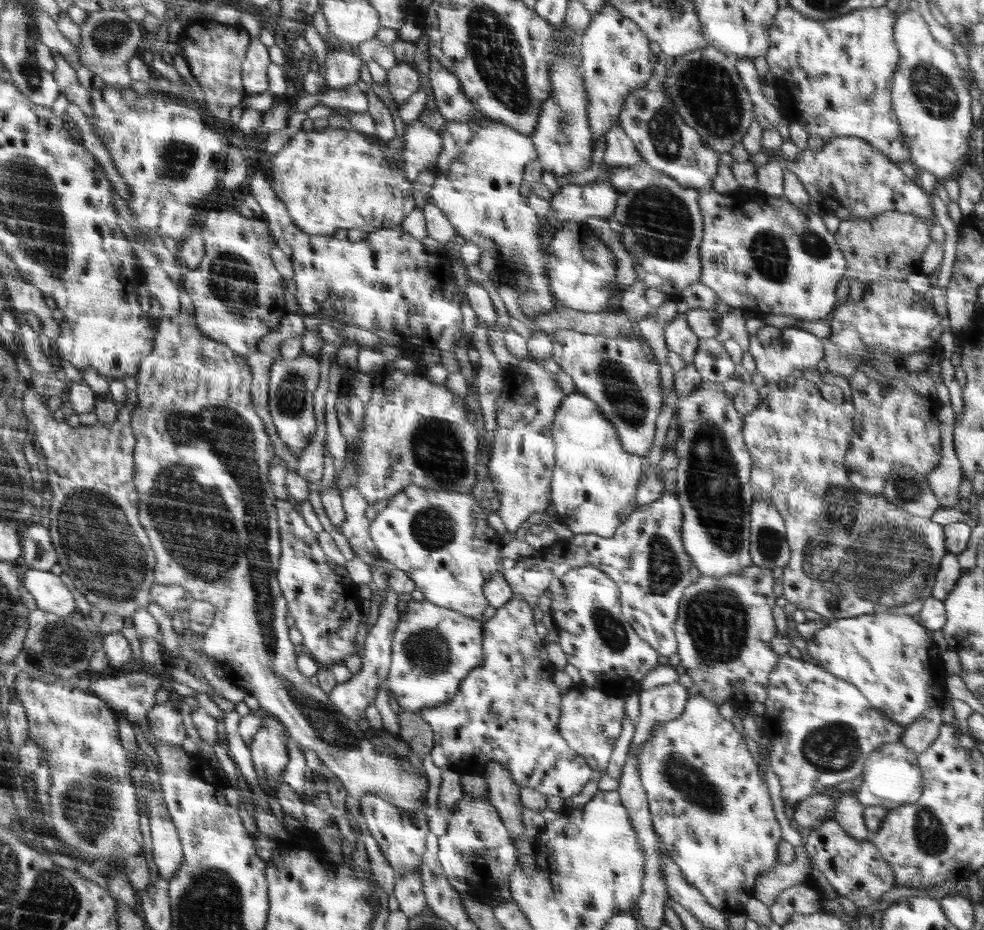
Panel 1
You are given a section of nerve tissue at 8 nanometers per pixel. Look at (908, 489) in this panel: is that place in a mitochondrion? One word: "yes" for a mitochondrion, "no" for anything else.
yes

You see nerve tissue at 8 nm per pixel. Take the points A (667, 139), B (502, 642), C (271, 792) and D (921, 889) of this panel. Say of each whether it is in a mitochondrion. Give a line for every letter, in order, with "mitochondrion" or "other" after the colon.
A: mitochondrion
B: other
C: other
D: other

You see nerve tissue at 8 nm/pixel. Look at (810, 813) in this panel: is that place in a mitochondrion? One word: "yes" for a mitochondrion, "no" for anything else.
yes

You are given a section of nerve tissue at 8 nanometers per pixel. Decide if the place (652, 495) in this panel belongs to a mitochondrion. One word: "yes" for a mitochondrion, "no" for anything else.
no

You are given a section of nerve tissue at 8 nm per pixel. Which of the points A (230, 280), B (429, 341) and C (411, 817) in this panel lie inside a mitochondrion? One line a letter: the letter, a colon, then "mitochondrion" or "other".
A: mitochondrion
B: other
C: other

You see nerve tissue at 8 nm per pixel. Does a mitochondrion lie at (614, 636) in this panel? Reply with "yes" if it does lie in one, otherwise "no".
yes

